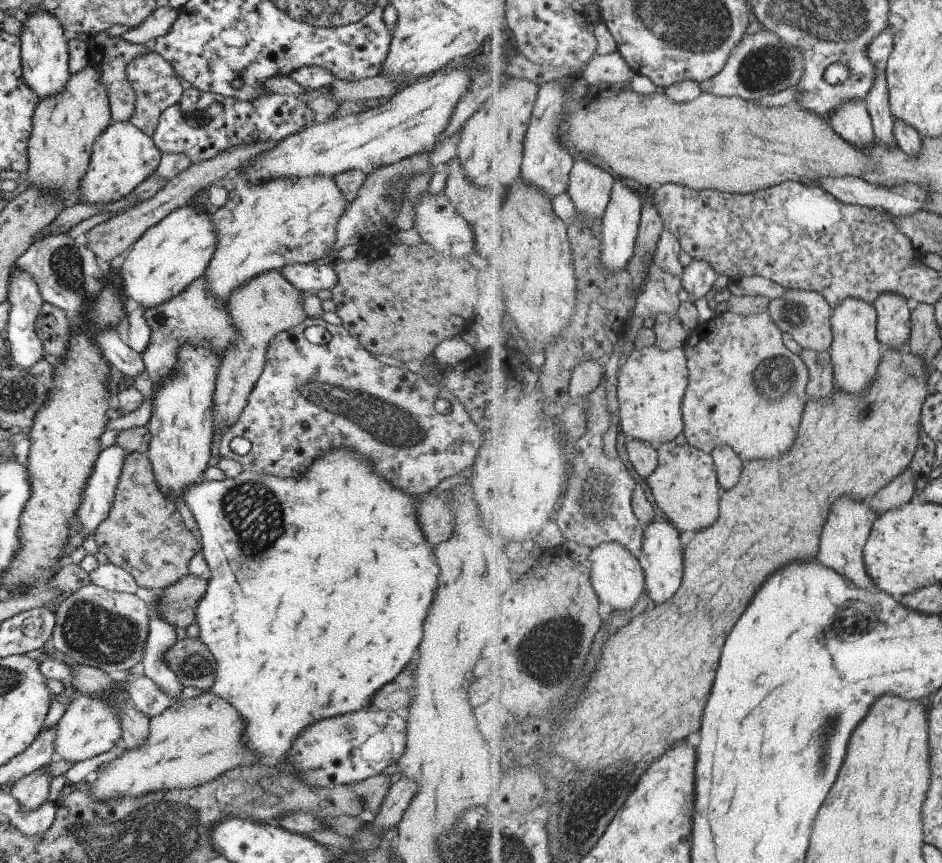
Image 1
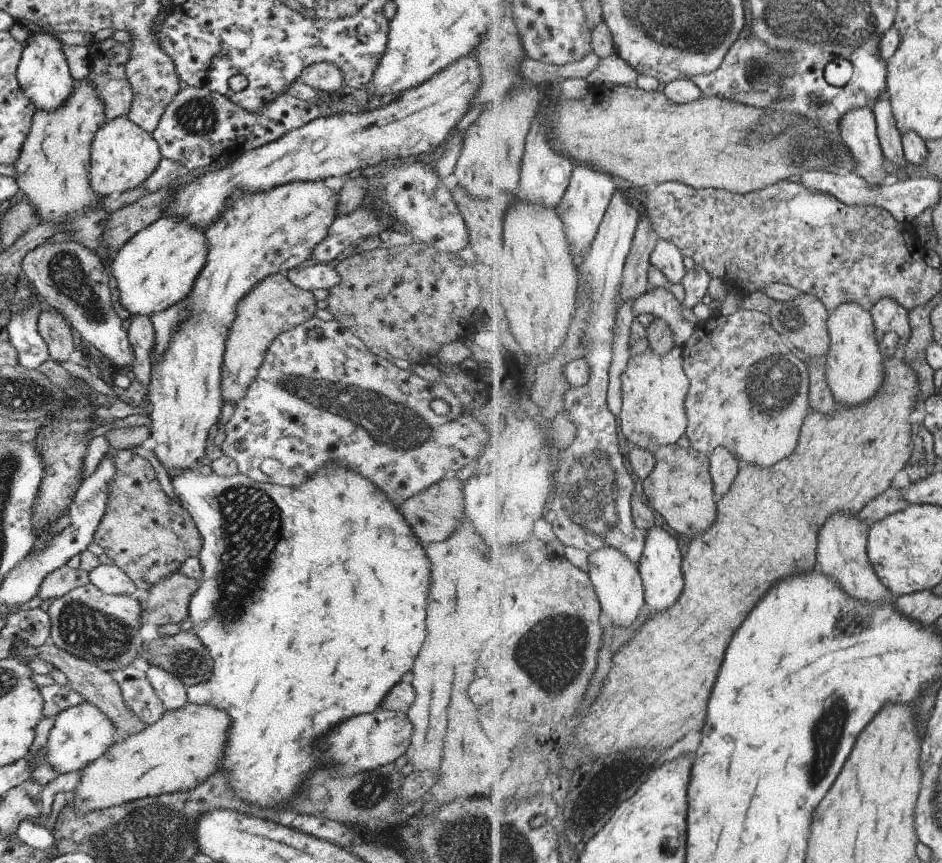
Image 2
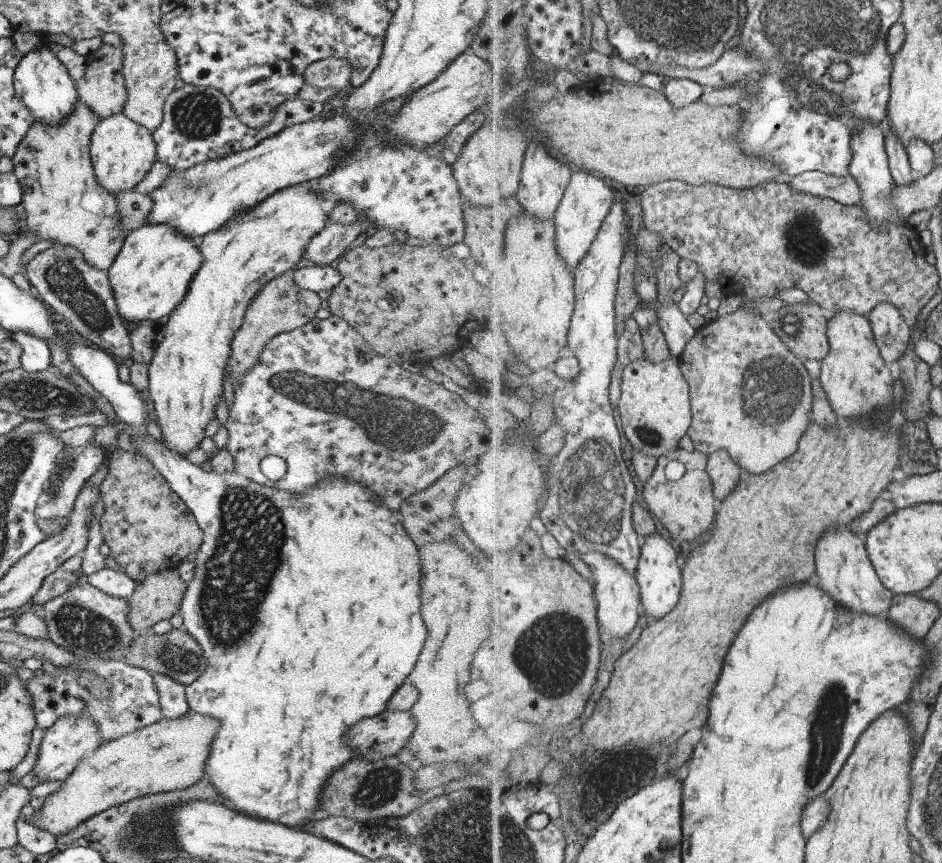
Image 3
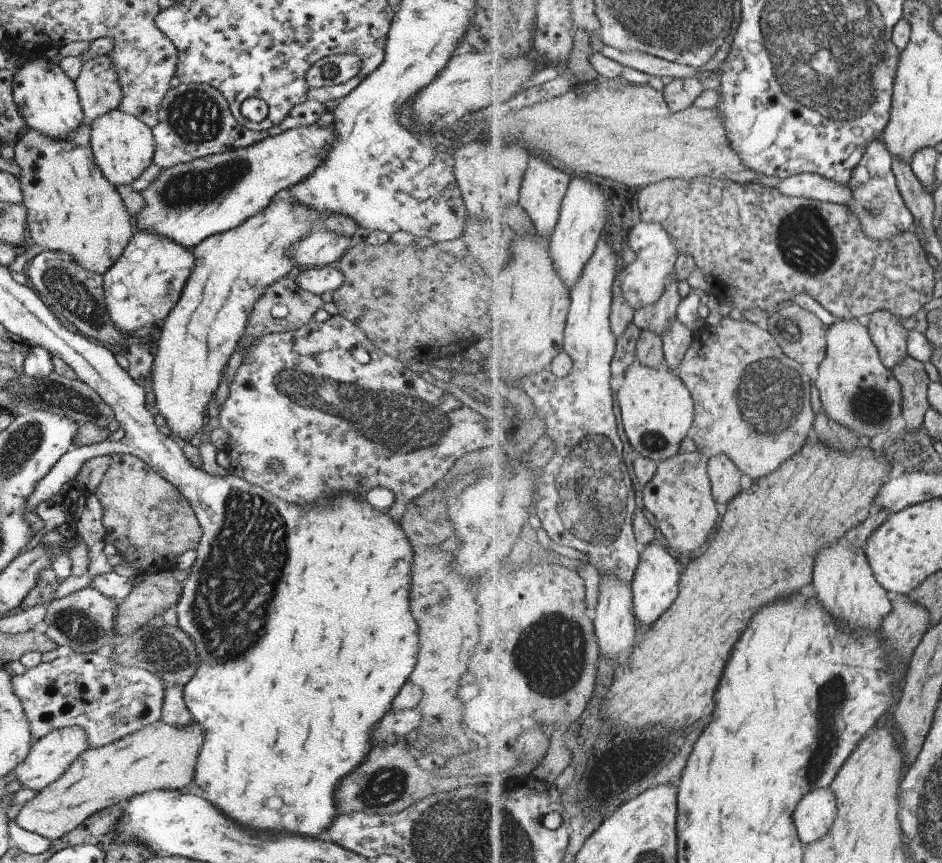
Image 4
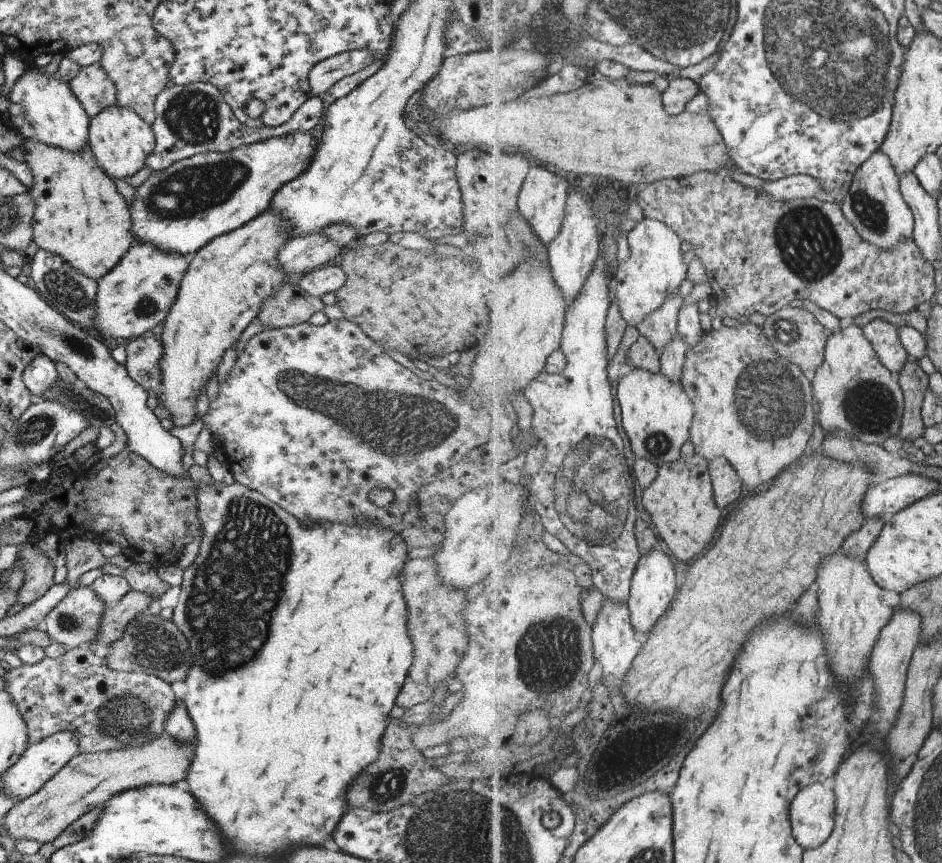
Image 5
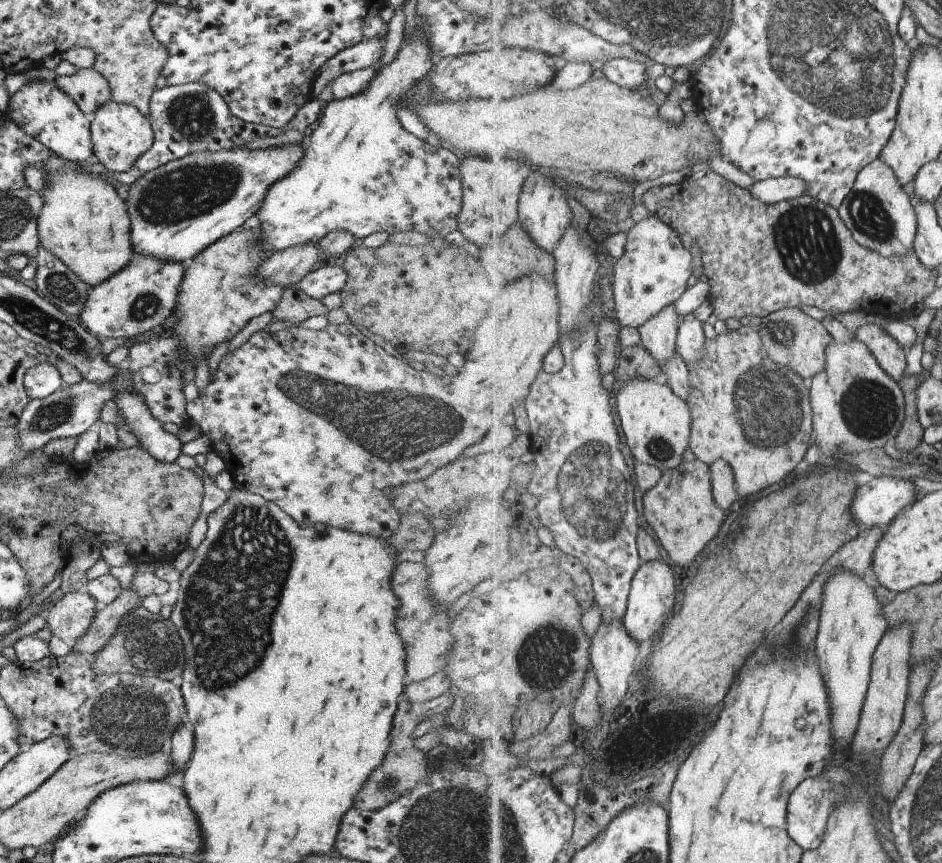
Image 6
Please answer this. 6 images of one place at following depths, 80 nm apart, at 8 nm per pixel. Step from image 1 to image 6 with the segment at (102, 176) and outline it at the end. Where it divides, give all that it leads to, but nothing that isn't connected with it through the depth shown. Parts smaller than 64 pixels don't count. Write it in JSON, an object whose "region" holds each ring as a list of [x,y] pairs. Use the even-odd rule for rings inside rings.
{"region":[[[110,100],[101,104],[89,119],[93,159],[110,172],[125,172],[132,168],[137,156],[143,154],[153,143],[150,122],[131,104]]]}

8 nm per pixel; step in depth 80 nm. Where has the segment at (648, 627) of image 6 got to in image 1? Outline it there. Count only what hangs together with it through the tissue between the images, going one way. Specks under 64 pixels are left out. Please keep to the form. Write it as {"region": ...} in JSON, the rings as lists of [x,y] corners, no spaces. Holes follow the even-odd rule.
{"region":[[[657,518],[649,524],[644,534],[643,552],[638,559],[646,574],[646,590],[651,604],[661,604],[669,600],[681,588],[684,551],[681,546],[681,532],[671,520]]]}

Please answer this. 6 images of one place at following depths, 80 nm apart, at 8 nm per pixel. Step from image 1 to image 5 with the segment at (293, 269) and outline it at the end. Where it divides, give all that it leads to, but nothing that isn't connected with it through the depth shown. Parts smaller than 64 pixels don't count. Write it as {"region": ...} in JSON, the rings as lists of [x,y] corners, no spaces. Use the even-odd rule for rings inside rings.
{"region":[[[323,265],[301,277],[299,288],[311,297],[320,299],[324,294],[336,291],[345,285],[345,274],[337,266]]]}

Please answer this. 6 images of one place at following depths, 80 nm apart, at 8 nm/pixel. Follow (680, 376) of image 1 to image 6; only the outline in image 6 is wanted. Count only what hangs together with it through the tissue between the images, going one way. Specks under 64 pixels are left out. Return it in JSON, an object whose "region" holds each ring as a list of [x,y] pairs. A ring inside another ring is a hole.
{"region":[[[635,378],[622,385],[616,398],[616,410],[626,443],[636,461],[657,466],[661,471],[681,466],[683,452],[690,448],[692,414],[689,403],[677,396],[664,380]]]}

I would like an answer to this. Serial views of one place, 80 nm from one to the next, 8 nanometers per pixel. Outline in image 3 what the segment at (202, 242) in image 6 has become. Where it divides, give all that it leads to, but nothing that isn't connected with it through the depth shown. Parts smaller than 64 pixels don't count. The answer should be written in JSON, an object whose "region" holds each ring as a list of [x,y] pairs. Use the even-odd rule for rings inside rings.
{"region":[[[337,113],[331,118],[319,117],[285,127],[253,148],[231,153],[223,159],[207,160],[184,171],[171,169],[162,185],[148,194],[152,205],[146,224],[169,225],[198,241],[240,210],[254,207],[276,190],[315,182],[331,172],[355,146],[354,124],[345,114]]]}

